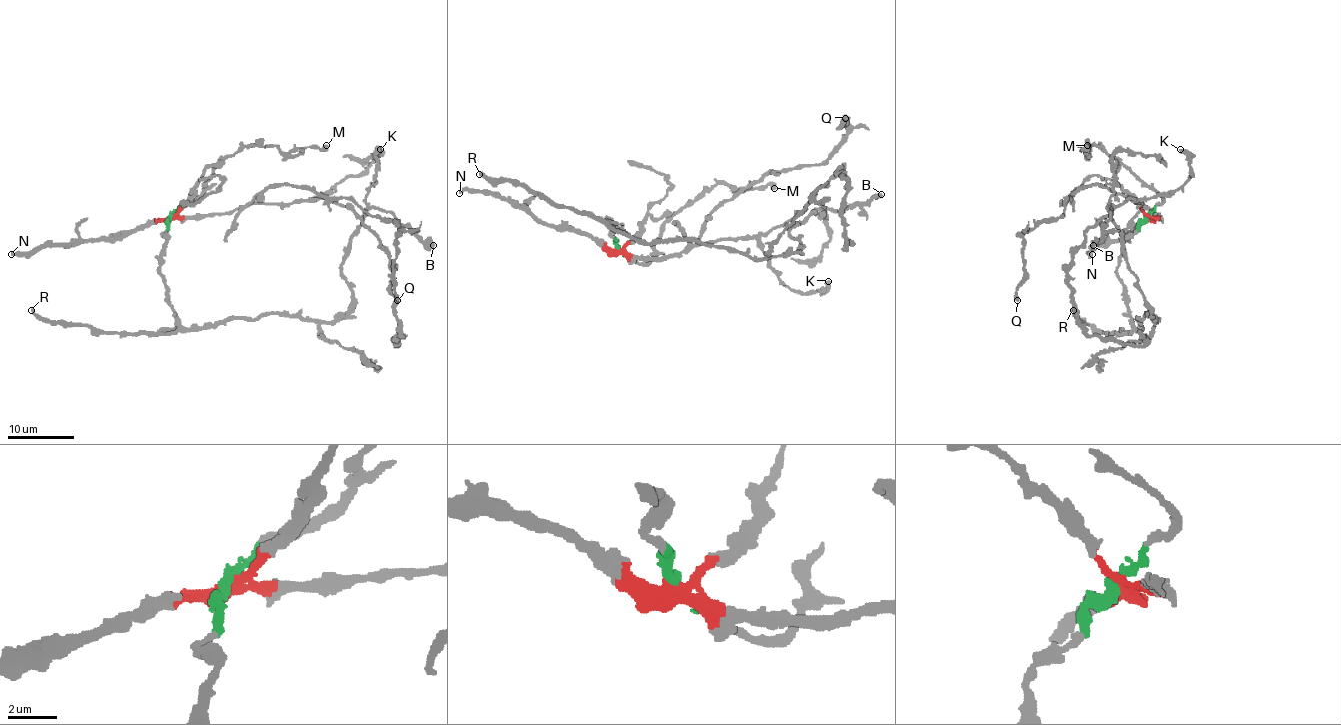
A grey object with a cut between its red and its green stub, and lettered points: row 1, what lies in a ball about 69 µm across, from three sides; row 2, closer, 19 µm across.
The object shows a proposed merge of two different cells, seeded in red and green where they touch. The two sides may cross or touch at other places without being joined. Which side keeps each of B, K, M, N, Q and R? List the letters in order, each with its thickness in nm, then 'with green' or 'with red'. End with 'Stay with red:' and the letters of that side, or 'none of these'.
B: 550 nm thick; with green
K: 440 nm thick; with red
M: 550 nm thick; with green
N: 400 nm thick; with red
Q: 360 nm thick; with red
R: 360 nm thick; with green
Stay with red: K, N, Q

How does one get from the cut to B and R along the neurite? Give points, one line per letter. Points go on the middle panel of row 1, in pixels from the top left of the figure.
B: (618, 248), (608, 218), (644, 242), (793, 253), (790, 230), (810, 213), (882, 193)
R: (618, 248), (608, 218), (624, 232), (551, 205), (519, 185), (494, 182), (479, 173)

